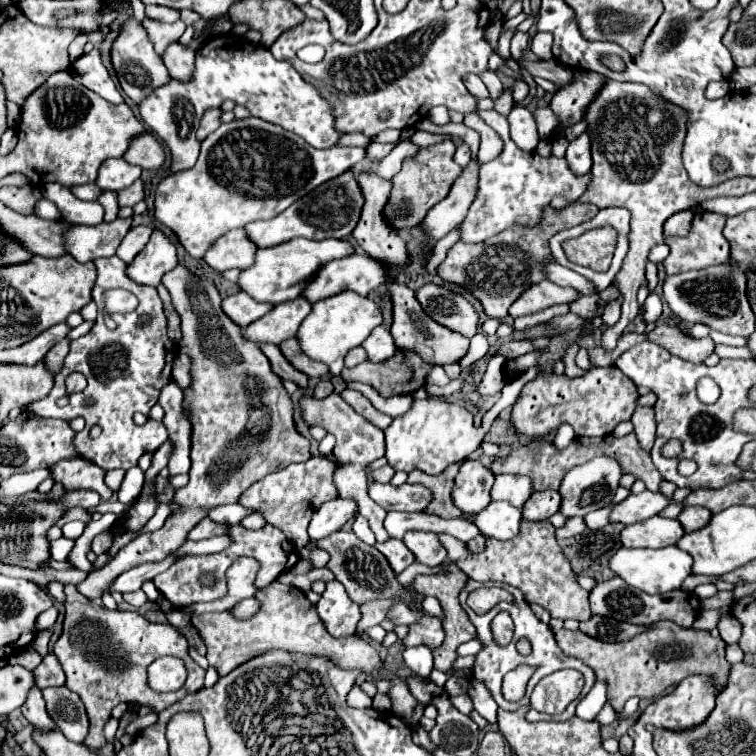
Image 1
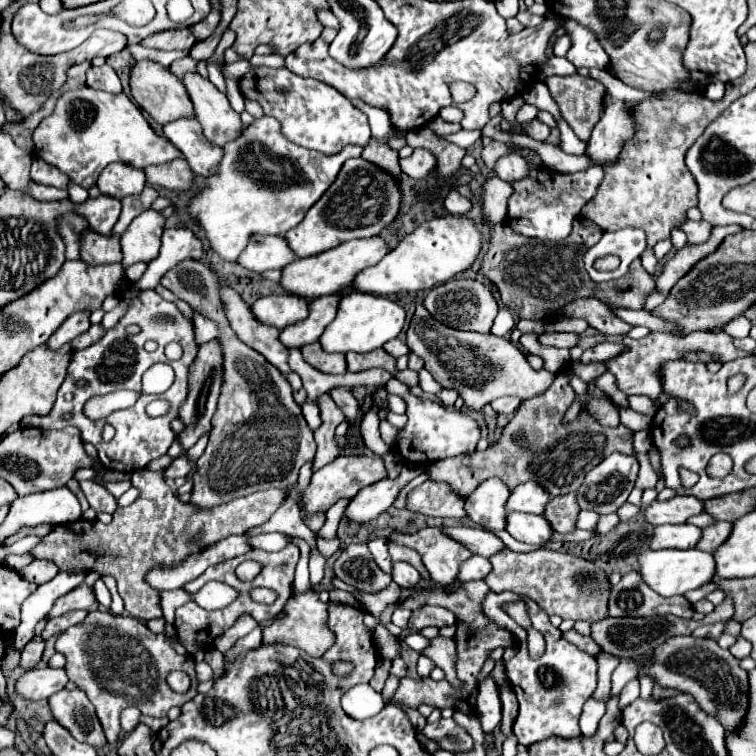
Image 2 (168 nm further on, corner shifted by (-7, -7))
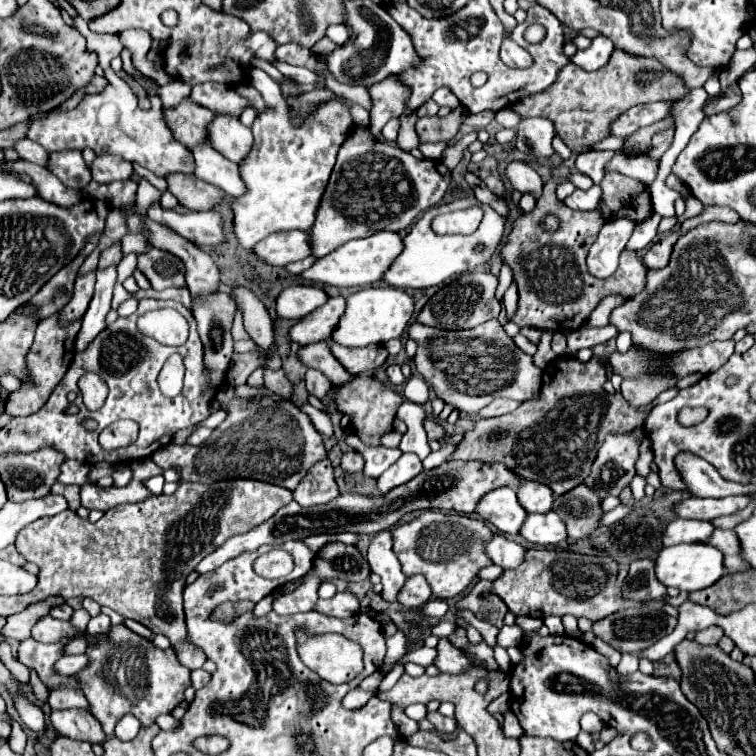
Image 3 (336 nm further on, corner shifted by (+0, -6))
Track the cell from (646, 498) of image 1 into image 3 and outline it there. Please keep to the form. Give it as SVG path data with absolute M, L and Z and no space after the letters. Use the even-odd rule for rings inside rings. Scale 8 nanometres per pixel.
M732 495L722 499L702 499L702 497L690 497L676 505L678 517L684 519L704 519L712 521L722 515L732 515L740 509L744 509L750 501L754 501L752 495Z

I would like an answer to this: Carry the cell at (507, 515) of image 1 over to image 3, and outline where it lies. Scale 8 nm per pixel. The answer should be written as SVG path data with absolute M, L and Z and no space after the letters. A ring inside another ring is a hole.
M554 511L544 515L530 513L520 529L520 535L534 545L558 545L568 537L566 523Z

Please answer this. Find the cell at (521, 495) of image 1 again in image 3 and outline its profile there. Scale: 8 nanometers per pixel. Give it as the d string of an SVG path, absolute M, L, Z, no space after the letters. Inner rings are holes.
M524 481L518 489L518 499L528 513L548 513L554 505L552 489L536 481Z

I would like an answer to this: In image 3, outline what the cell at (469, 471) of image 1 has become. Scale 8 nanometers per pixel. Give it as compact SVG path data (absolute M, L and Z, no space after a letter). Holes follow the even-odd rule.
M502 487L484 495L484 499L480 499L480 507L476 509L476 513L506 535L518 535L528 515L524 507L518 503L516 491L510 487Z

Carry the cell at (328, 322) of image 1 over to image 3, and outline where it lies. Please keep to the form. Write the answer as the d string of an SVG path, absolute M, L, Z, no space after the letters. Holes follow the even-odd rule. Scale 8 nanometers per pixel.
M366 287L348 297L348 307L340 327L332 333L332 339L346 347L364 347L370 343L386 343L396 339L408 327L408 321L414 313L414 299L396 287Z

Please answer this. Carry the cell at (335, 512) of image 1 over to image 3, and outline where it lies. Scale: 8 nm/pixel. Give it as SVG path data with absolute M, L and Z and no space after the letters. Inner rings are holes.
M404 453L394 465L390 465L390 467L378 477L378 491L384 495L384 493L388 493L390 489L408 483L408 481L414 479L420 471L422 471L422 461L418 459L418 455Z

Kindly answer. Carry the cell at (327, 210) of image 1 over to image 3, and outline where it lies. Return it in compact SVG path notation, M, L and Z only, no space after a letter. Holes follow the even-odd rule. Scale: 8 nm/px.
M356 127L352 135L342 143L338 151L338 161L330 175L330 183L324 191L320 203L320 215L316 217L316 227L312 227L312 255L324 257L344 243L360 237L370 237L378 231L402 231L408 229L416 217L424 215L430 207L440 203L450 187L450 169L442 161L418 161L408 151L402 151L394 143L376 139L366 127Z

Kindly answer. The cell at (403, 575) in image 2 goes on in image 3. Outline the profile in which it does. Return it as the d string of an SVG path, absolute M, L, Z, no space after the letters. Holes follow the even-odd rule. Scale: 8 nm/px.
M414 575L412 579L406 581L404 591L400 591L400 603L414 609L414 607L422 607L424 603L428 603L432 597L432 589L428 587L426 579L422 575Z

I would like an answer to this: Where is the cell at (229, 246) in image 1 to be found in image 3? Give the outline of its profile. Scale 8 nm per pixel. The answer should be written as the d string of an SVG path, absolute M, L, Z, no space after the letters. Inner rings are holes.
M284 231L260 241L254 251L270 265L288 265L312 255L312 245L306 231Z

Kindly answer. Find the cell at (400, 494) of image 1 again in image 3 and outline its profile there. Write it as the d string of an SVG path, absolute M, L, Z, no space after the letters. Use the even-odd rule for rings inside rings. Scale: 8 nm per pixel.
M446 461L440 467L434 467L430 471L422 471L416 479L390 489L384 495L362 495L362 493L342 493L336 499L332 499L326 505L320 507L300 507L296 501L288 503L288 507L282 507L268 523L262 523L260 527L254 527L252 531L244 535L236 535L224 543L224 547L218 547L212 555L204 557L200 565L196 567L198 573L210 573L220 563L234 559L242 553L256 551L260 545L282 545L290 539L304 539L310 535L330 535L330 533L380 533L384 529L394 527L406 513L420 511L420 509L440 509L440 511L454 511L470 515L476 511L478 501L498 487L518 487L524 481L524 477L516 475L512 469L508 469L504 463L486 463L486 461Z

